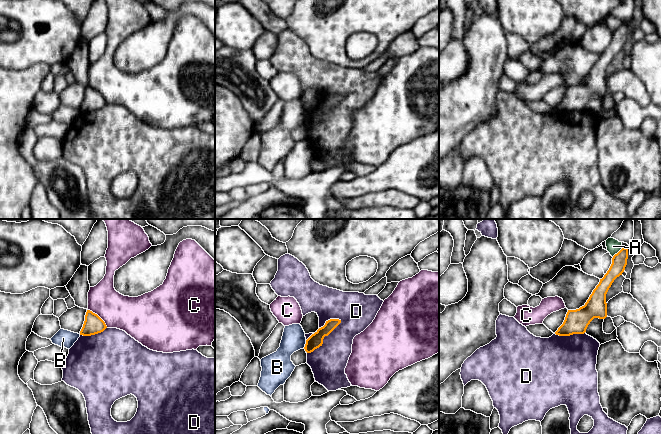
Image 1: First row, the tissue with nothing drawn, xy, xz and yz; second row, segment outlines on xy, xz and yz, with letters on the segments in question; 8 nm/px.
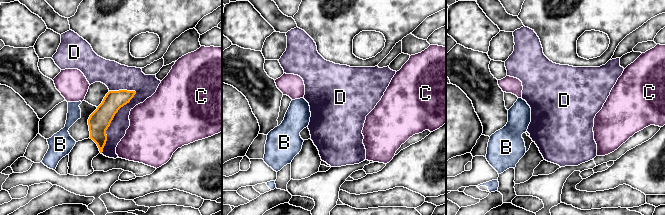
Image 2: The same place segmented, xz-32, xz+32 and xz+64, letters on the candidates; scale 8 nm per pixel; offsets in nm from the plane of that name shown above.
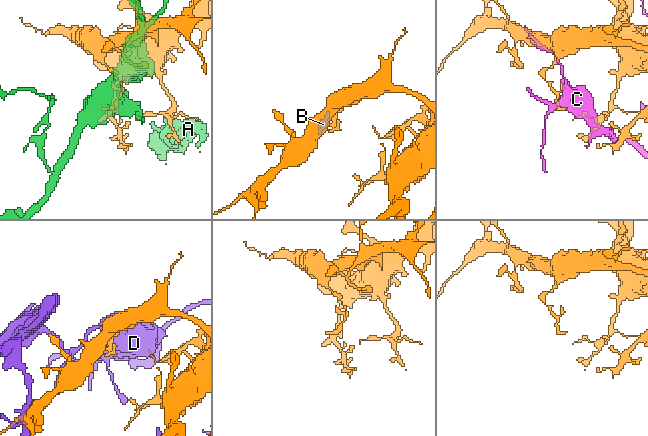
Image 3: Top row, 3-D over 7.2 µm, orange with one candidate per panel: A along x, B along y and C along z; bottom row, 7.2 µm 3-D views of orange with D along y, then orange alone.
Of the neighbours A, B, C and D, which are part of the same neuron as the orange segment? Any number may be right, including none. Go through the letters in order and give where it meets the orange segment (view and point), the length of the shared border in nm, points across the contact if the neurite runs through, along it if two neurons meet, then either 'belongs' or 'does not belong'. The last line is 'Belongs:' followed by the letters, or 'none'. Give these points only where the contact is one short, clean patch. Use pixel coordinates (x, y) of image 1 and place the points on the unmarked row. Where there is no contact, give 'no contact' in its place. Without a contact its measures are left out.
A: contact yz (618, 28); length 120 nm; does not belong
B: contact xz (305, 120); length 70 nm; border xz (306, 116), (303, 123); does not belong
C: contact xy (99, 93); length 220 nm; does not belong
D: contact xz (323, 114); length 380 nm; does not belong
Belongs: none

